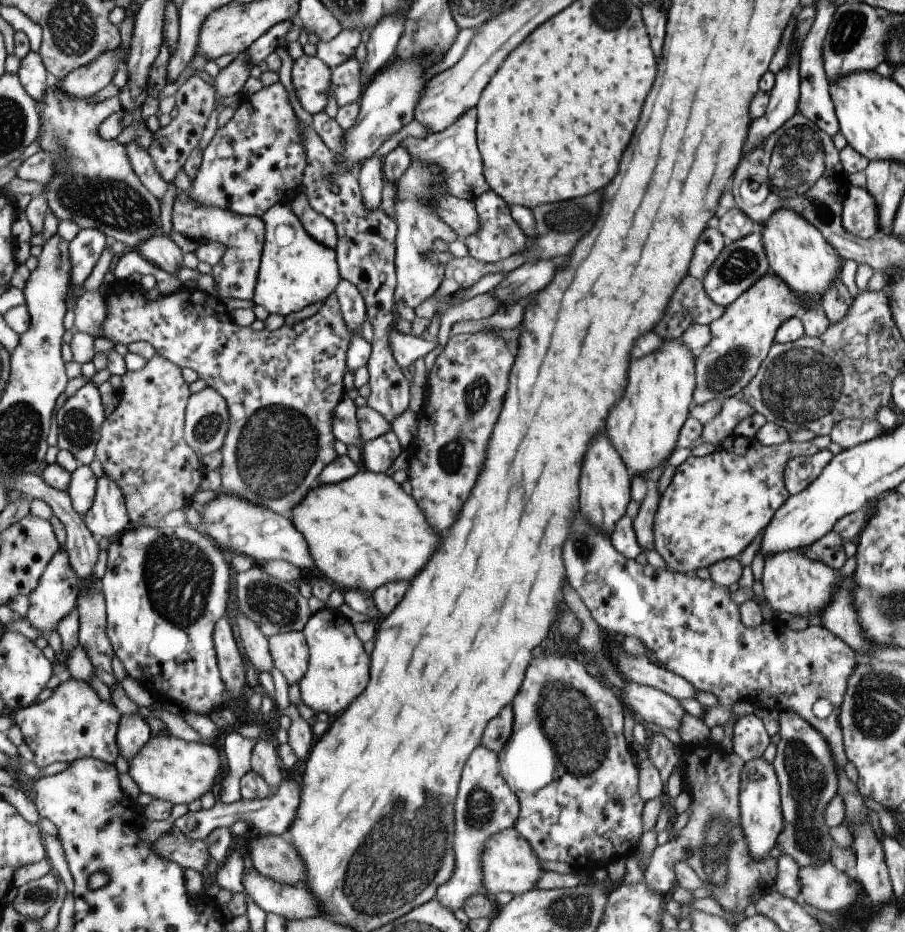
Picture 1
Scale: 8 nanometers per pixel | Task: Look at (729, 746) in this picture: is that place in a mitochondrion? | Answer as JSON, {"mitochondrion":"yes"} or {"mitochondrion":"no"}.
{"mitochondrion":"no"}

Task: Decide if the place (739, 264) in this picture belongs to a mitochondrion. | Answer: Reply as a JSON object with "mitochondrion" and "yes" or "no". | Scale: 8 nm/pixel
{"mitochondrion":"yes"}

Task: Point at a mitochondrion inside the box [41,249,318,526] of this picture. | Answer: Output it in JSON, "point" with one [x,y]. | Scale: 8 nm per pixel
{"point":[77,429]}

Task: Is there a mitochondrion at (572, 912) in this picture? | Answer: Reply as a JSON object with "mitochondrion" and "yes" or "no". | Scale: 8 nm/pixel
{"mitochondrion":"yes"}

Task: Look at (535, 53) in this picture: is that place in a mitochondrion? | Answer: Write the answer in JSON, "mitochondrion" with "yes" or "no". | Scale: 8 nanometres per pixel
{"mitochondrion":"no"}

